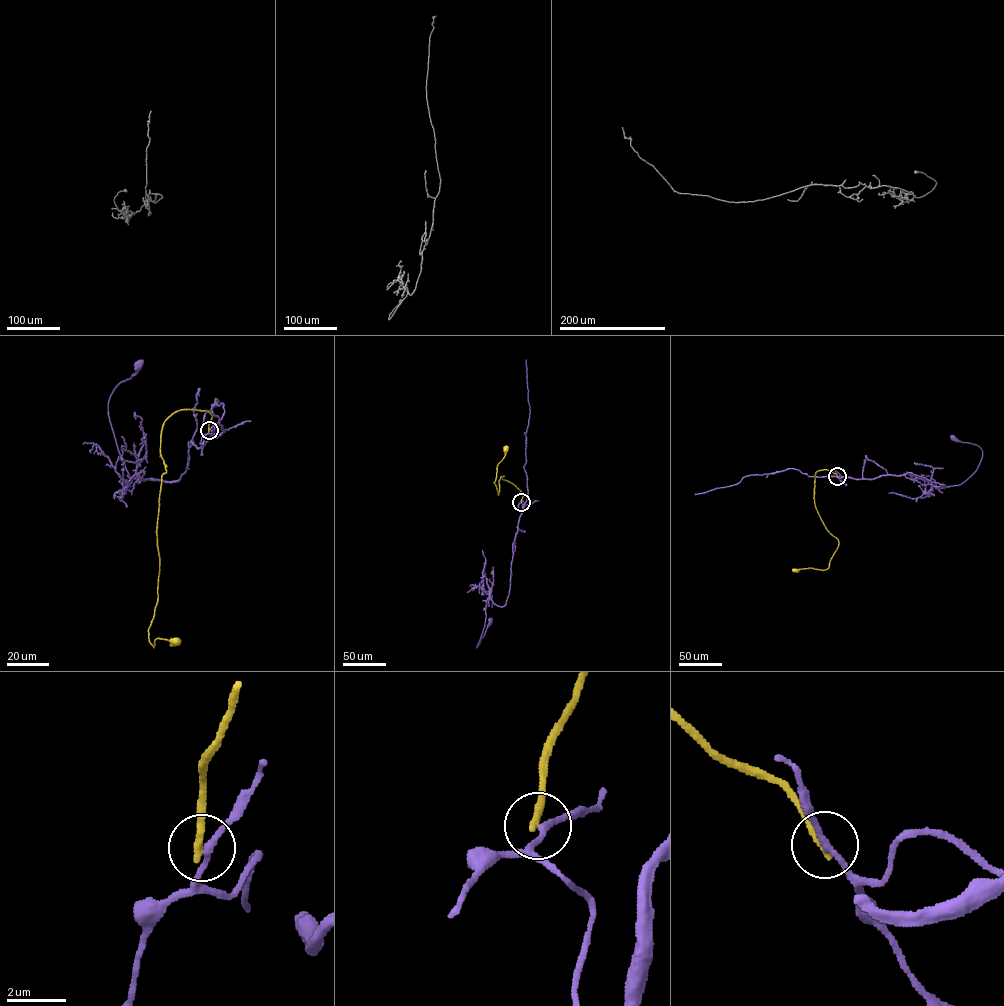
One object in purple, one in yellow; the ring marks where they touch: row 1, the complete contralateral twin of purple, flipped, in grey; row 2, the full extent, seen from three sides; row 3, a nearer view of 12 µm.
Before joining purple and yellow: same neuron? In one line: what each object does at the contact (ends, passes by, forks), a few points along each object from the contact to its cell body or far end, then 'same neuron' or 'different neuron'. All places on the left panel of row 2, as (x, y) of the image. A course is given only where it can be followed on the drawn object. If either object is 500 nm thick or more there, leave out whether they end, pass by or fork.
purple passes by | yellow ends | purple via (209, 430), (214, 434), (203, 446), (189, 442), (179, 479), (130, 481), (108, 403), (138, 366) | yellow via (209, 430), (207, 411), (182, 409), (161, 435), (166, 472), (149, 641), (154, 647), (156, 639), (177, 641) | different neuron

